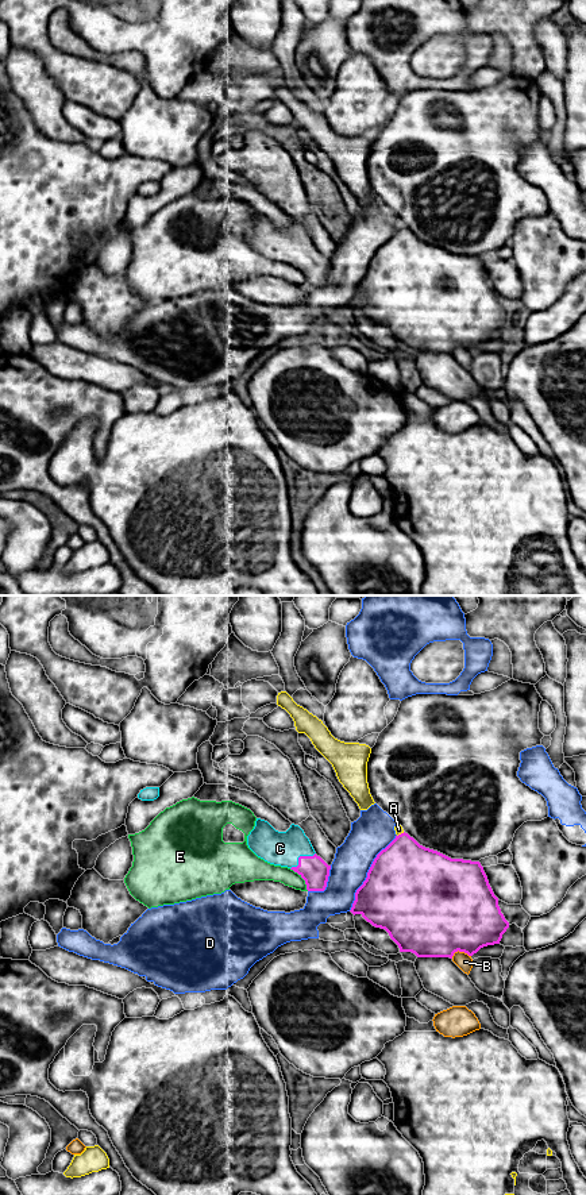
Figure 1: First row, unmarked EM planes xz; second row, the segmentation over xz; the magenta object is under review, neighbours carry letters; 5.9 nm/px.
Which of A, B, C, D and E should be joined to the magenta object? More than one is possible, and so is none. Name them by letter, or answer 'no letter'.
C

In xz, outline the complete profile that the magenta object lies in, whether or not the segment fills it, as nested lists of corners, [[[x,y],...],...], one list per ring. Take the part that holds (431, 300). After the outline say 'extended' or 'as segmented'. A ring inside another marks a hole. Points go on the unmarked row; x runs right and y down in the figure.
[[[405,227],[396,231],[377,250],[366,275],[355,288],[350,307],[354,311],[361,309],[373,321],[385,324],[398,340],[400,347],[412,347],[417,352],[452,354],[458,346],[473,351],[483,342],[500,339],[502,329],[509,323],[479,257],[451,254],[420,240]]]; as segmented

